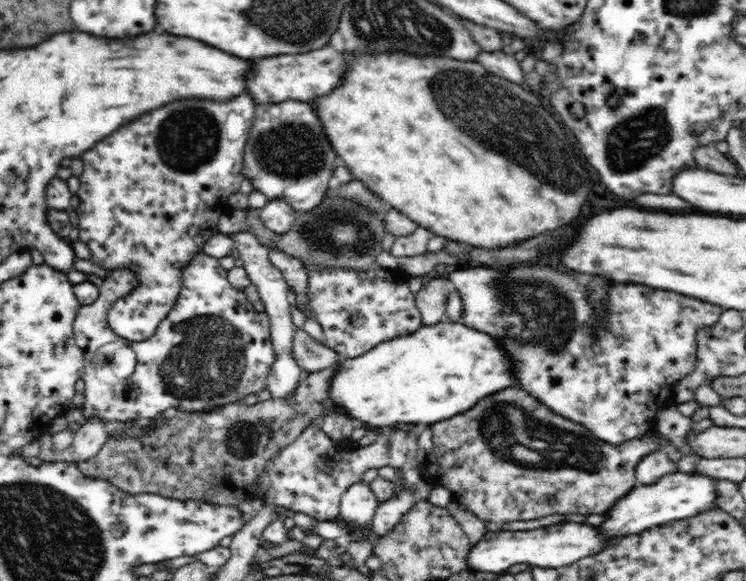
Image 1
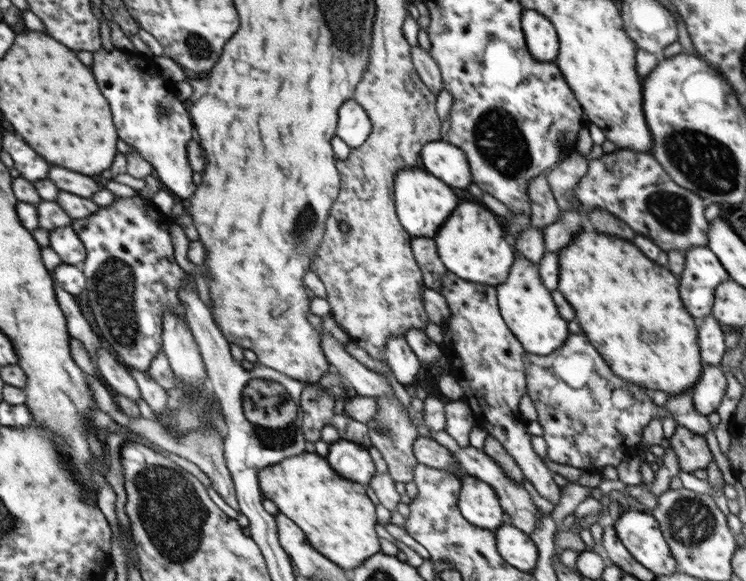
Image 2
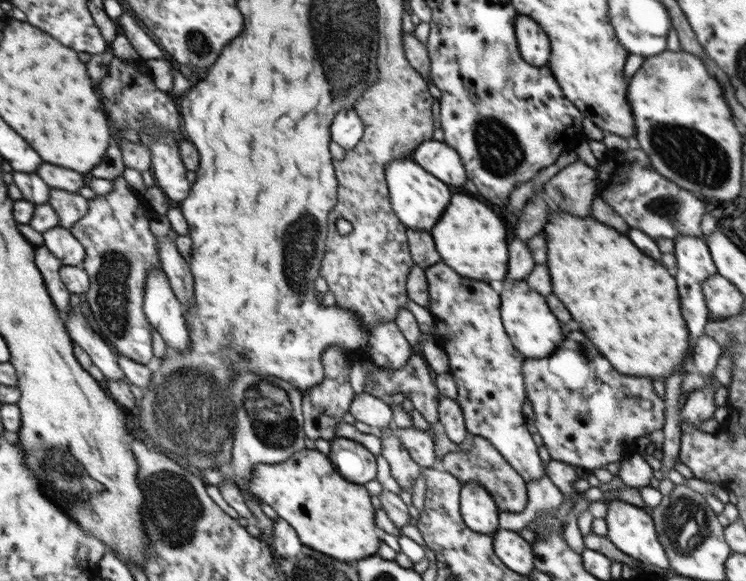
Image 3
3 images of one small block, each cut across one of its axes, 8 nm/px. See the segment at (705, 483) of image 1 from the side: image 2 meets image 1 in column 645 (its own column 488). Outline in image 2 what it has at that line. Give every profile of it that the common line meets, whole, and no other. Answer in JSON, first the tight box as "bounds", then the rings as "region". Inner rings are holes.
{"bounds":[458,475,505,532],"region":[[[468,475],[461,480],[458,507],[462,517],[480,529],[495,532],[505,523],[505,513],[496,492]]]}

